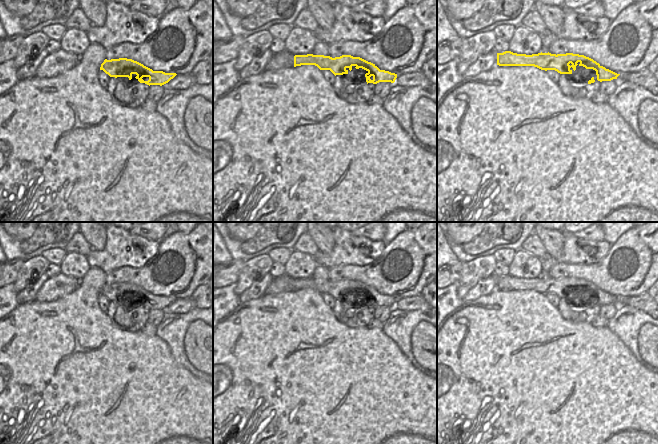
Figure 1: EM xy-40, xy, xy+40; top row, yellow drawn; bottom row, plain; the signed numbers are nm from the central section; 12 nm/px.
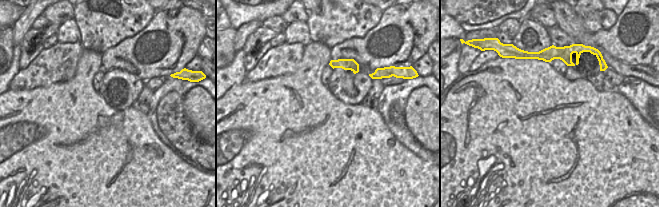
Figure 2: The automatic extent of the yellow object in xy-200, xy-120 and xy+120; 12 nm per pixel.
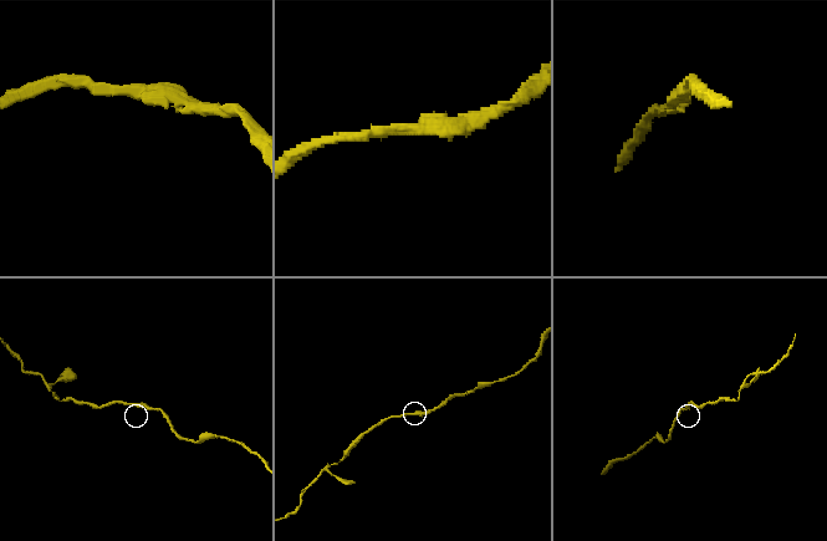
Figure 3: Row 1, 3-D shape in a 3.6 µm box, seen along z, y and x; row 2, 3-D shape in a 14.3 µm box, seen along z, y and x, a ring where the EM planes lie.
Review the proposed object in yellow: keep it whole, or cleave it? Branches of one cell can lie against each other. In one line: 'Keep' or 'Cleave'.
Keep

